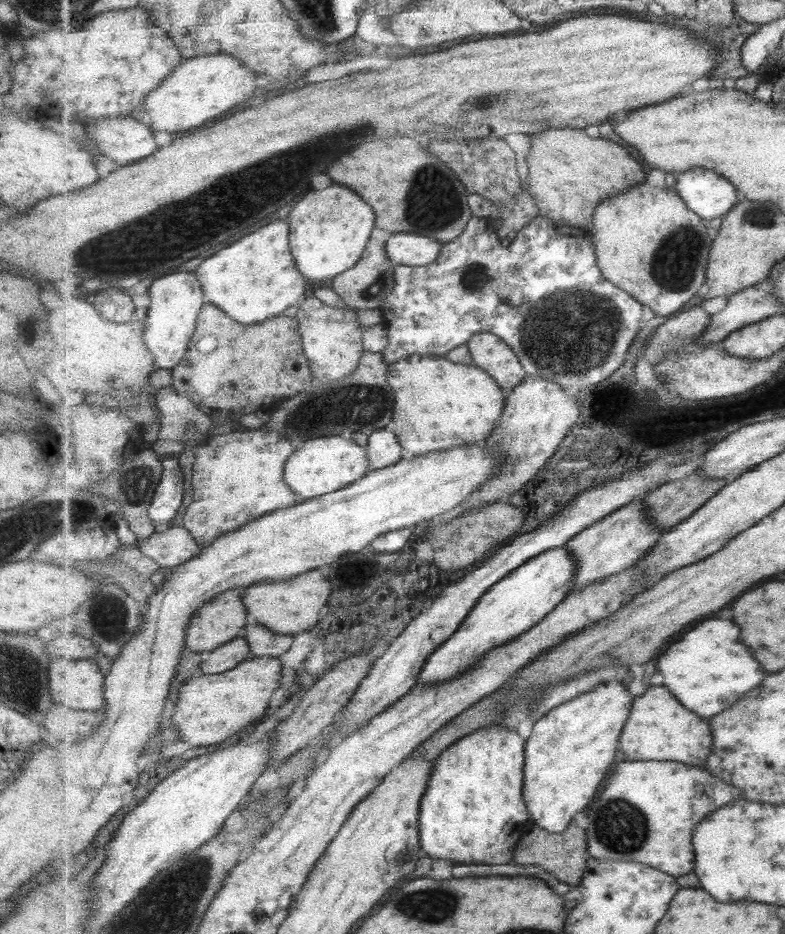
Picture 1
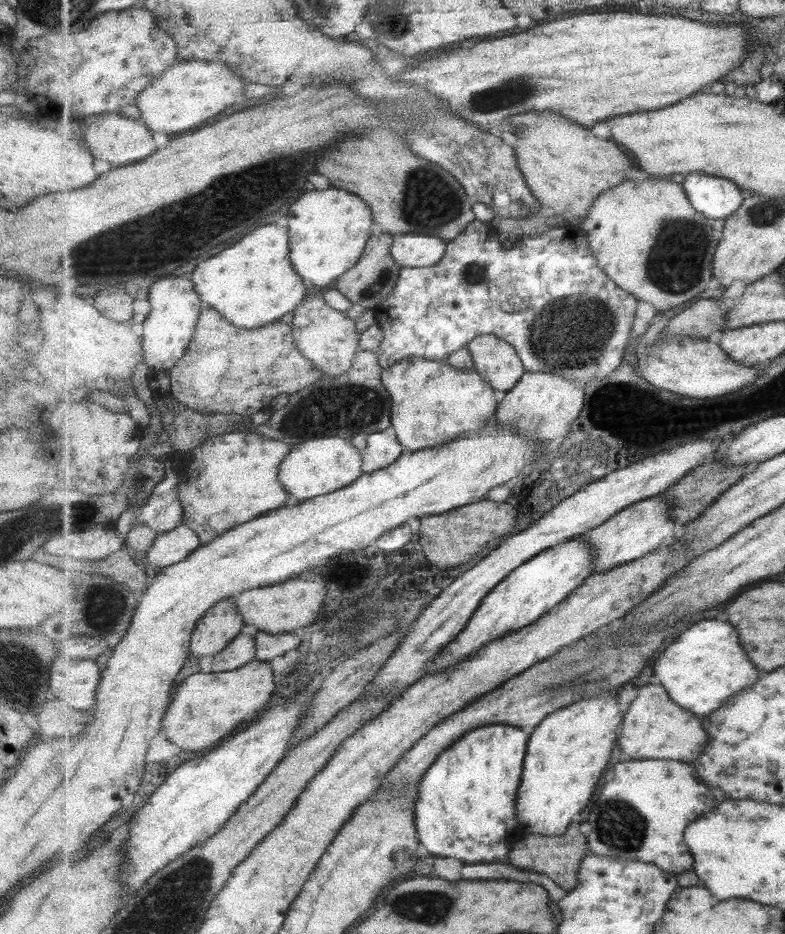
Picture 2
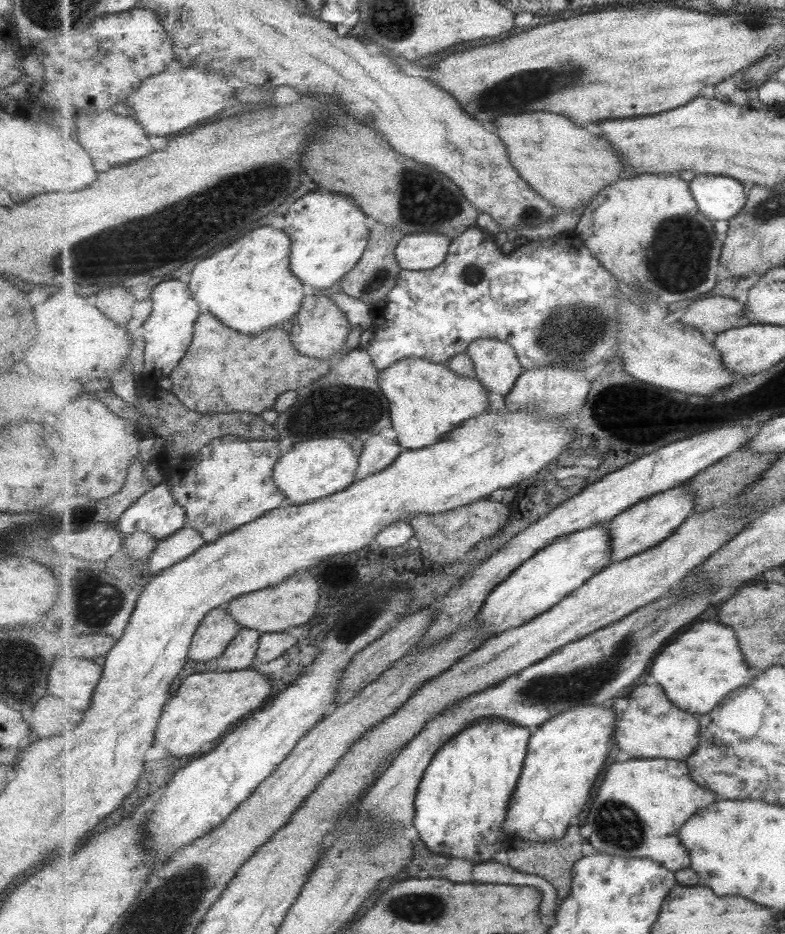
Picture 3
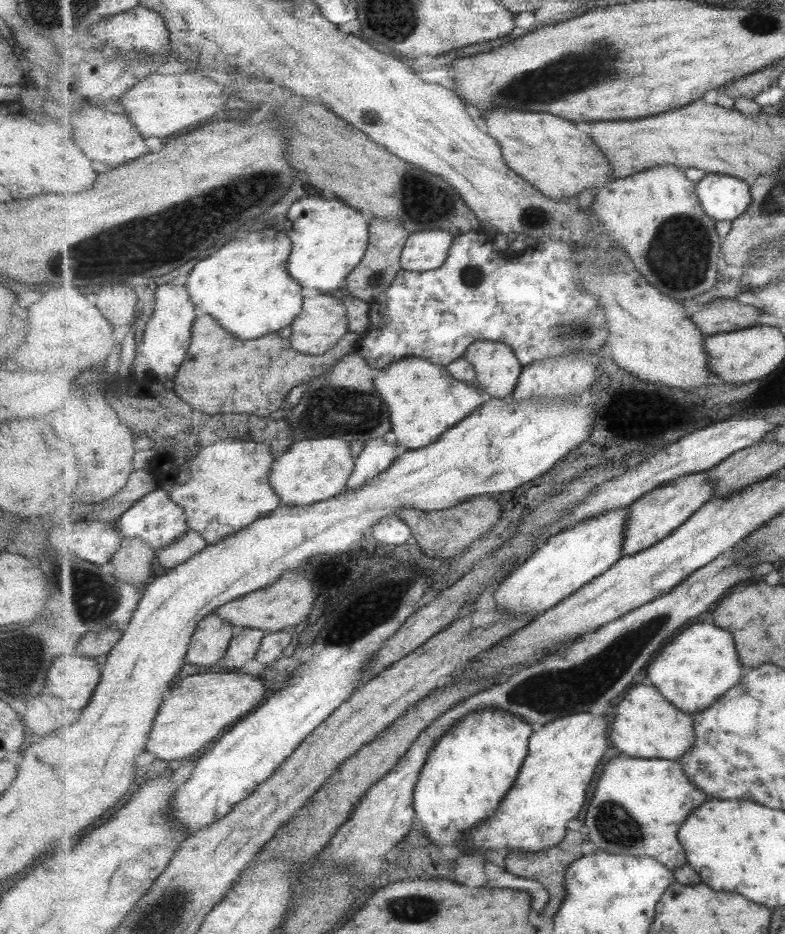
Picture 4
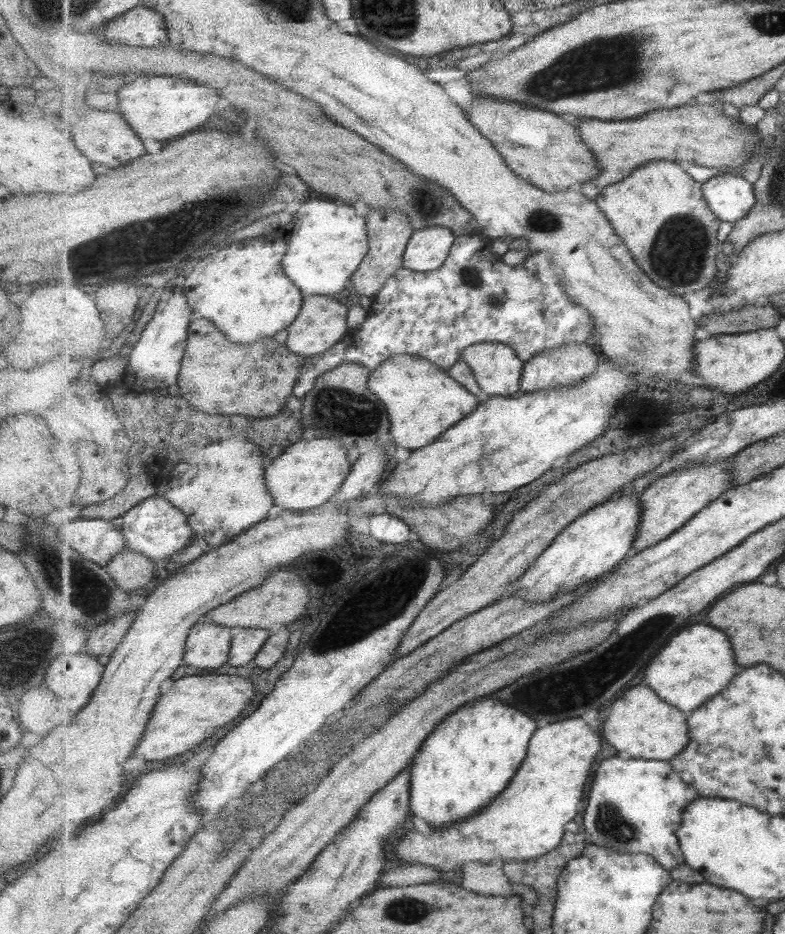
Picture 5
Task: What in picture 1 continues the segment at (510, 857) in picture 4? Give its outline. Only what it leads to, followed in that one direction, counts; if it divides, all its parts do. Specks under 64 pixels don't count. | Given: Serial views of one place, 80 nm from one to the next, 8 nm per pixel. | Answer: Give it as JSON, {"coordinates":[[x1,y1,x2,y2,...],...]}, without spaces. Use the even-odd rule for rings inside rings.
{"coordinates":[[575,822,563,832,552,833,539,826,531,826,518,844,515,860,519,864,535,864,542,866,551,874,554,874,561,882,577,886,582,883,588,867,588,834,585,829,579,828]]}

